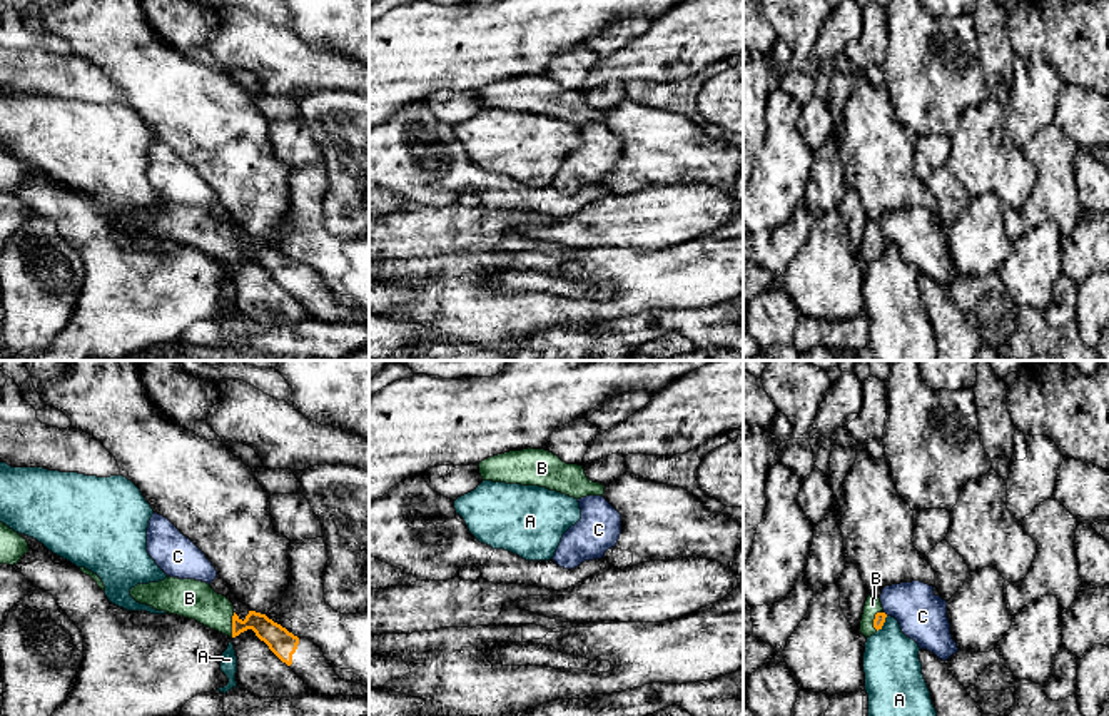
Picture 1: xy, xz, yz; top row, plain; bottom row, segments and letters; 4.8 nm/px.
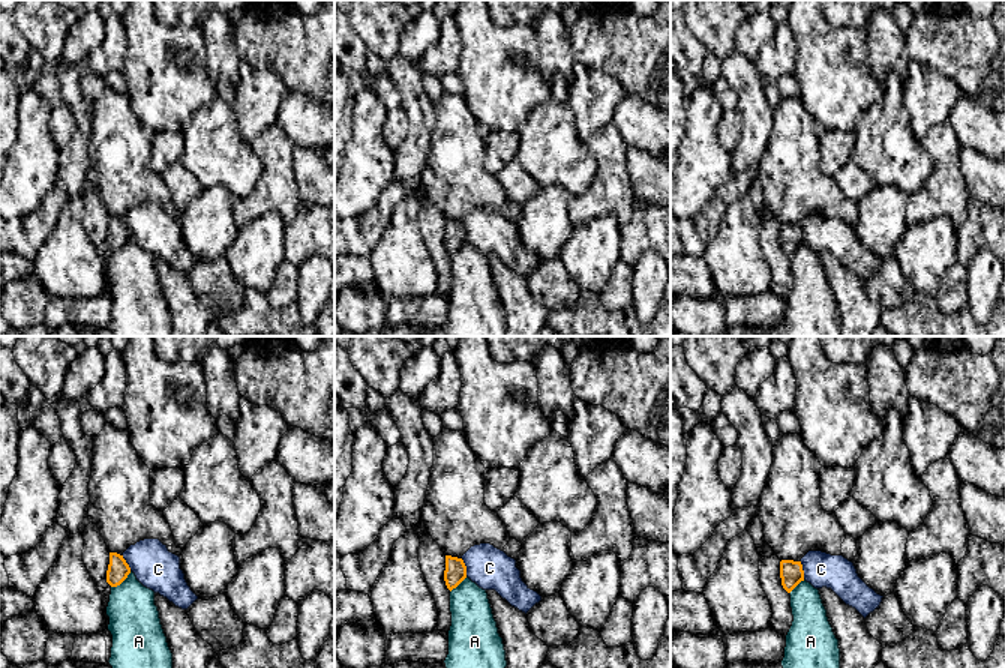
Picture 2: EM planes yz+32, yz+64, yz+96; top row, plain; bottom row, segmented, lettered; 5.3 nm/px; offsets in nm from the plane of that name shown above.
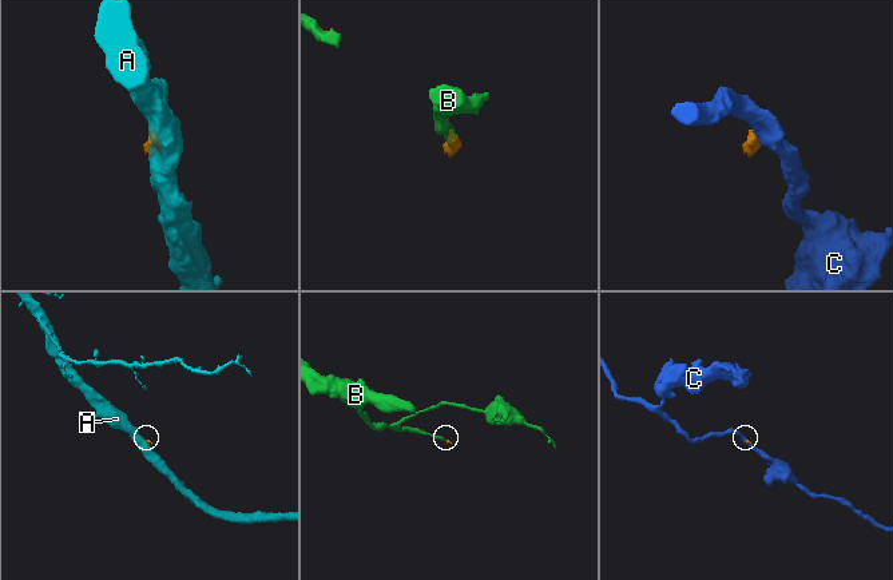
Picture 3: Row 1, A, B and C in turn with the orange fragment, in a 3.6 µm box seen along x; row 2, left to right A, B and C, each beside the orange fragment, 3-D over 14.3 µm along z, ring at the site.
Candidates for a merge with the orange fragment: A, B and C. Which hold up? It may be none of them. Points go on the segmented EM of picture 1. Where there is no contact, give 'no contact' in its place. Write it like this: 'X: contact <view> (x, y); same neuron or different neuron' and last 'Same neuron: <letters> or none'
A: contact yz (882, 625); different neuron
B: contact xy (232, 625); same neuron
C: no contact; different neuron
Same neuron: B

